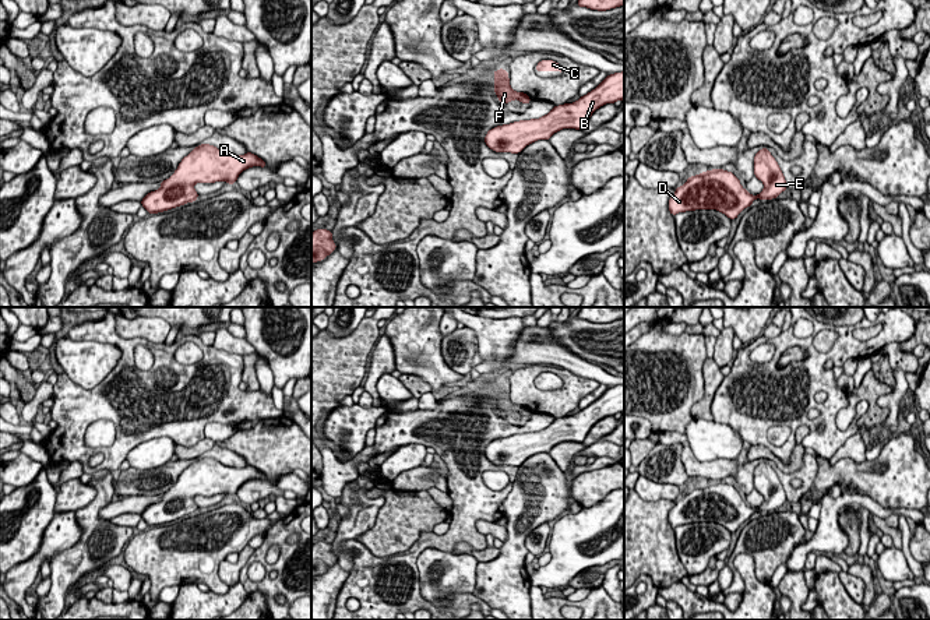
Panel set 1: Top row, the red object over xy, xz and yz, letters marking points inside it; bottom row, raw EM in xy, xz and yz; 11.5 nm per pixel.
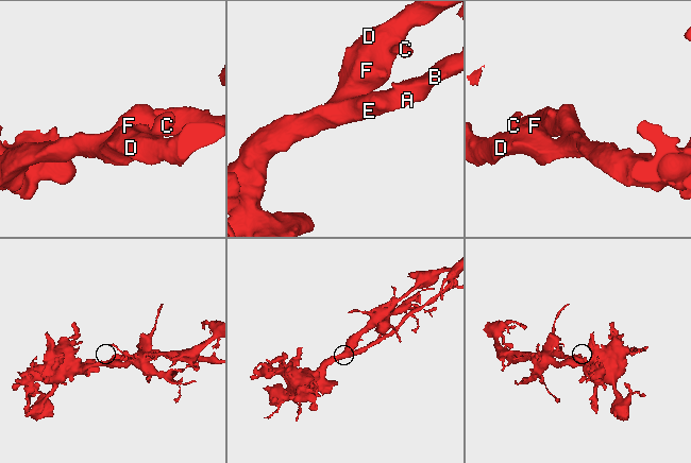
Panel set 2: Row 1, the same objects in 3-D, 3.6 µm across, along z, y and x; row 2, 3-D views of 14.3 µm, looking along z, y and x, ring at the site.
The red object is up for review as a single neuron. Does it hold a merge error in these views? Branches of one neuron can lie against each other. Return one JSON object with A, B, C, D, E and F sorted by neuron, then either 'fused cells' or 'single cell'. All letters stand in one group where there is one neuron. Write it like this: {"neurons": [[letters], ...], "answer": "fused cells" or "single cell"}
{"neurons": [["A", "B", "C", "D", "E", "F"]], "answer": "single cell"}

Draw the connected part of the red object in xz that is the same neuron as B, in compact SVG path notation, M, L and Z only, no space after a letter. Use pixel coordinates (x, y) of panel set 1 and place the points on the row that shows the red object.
M624 71L609 74L595 89L573 103L554 106L539 119L497 126L485 135L494 152L519 154L538 140L547 140L563 128L584 130L592 113L606 103L624 99Z

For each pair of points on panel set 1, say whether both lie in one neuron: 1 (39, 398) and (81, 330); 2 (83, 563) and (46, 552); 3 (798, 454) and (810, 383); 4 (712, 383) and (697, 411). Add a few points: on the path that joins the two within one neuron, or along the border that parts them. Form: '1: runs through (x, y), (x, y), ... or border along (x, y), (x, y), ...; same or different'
1: border along (53, 386), (50, 397); different
2: border along (81, 534), (71, 546), (60, 550), (49, 563); different
3: border along (800, 443), (803, 448); different
4: runs through (710, 390), (704, 404); same

